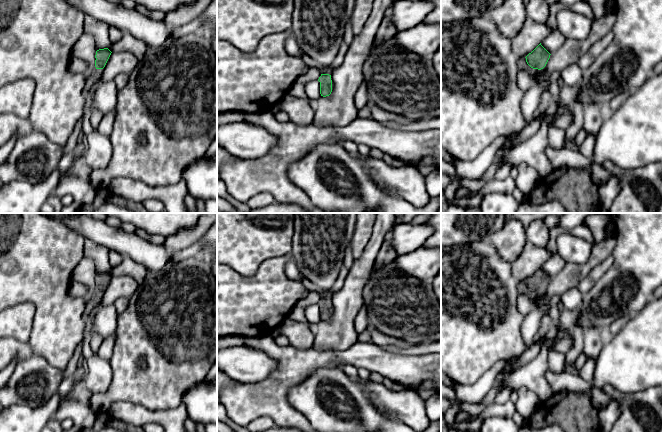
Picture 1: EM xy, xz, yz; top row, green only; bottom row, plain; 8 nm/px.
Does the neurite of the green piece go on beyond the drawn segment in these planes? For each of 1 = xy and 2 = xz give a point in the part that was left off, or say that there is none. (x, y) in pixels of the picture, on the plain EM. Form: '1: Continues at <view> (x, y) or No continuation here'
1: Continues at xy (96, 299)
2: Continues at xz (308, 285)

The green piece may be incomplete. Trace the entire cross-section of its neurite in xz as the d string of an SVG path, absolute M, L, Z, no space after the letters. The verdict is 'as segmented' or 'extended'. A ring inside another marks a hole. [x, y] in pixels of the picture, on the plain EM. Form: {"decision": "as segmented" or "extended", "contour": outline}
{"decision": "extended", "contour": "M303 276L300 277L300 283L304 286L307 292L317 292L322 296L318 303L320 306L320 318L323 321L329 320L332 316L331 291L321 289Z"}

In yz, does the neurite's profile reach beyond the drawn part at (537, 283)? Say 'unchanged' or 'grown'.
grown

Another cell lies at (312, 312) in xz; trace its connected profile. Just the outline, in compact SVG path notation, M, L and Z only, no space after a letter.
M312 304L305 308L305 318L308 323L318 324L321 321L320 318L320 306L318 304Z

